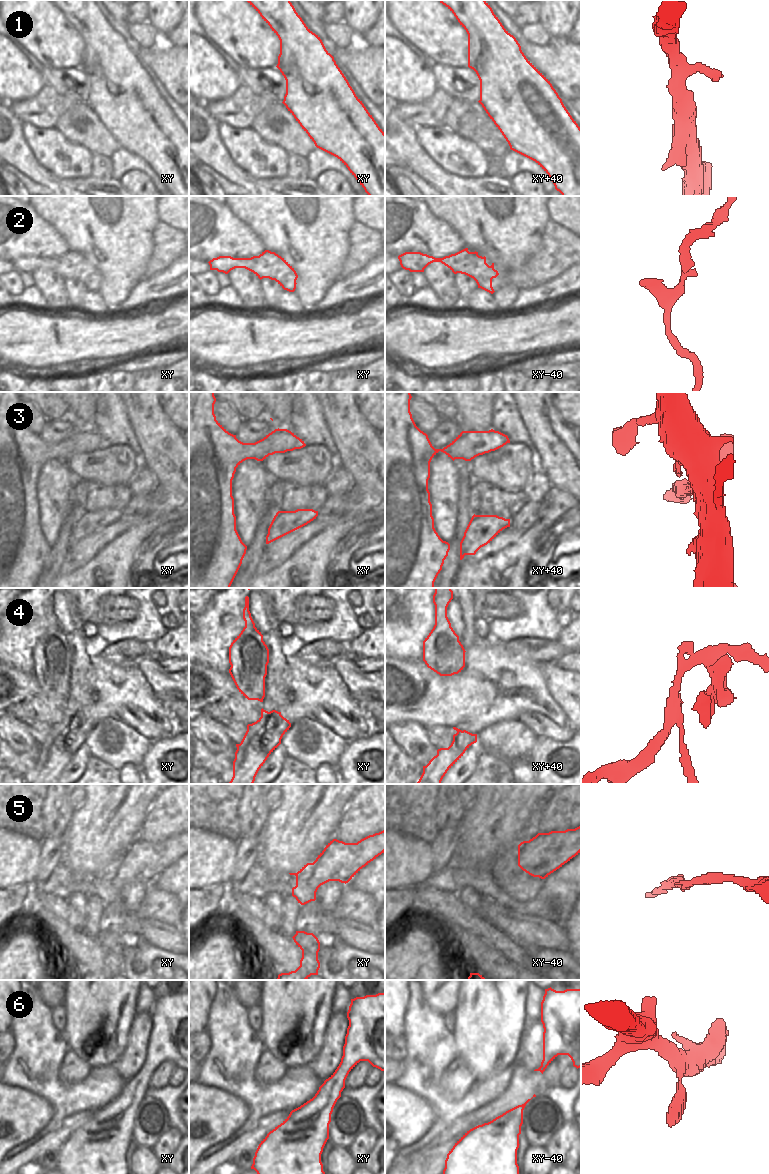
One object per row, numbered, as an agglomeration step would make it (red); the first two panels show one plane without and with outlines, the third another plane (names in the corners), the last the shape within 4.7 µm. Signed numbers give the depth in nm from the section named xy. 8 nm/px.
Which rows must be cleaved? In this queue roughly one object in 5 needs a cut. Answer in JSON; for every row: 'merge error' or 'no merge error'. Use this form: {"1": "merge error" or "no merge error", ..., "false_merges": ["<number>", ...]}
{"1": "no merge error", "2": "no merge error", "3": "no merge error", "4": "merge error", "5": "no merge error", "6": "no merge error", "false_merges": ["4"]}

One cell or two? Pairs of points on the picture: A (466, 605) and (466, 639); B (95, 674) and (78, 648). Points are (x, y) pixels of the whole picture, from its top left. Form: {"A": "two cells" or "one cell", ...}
{"A": "one cell", "B": "two cells"}

